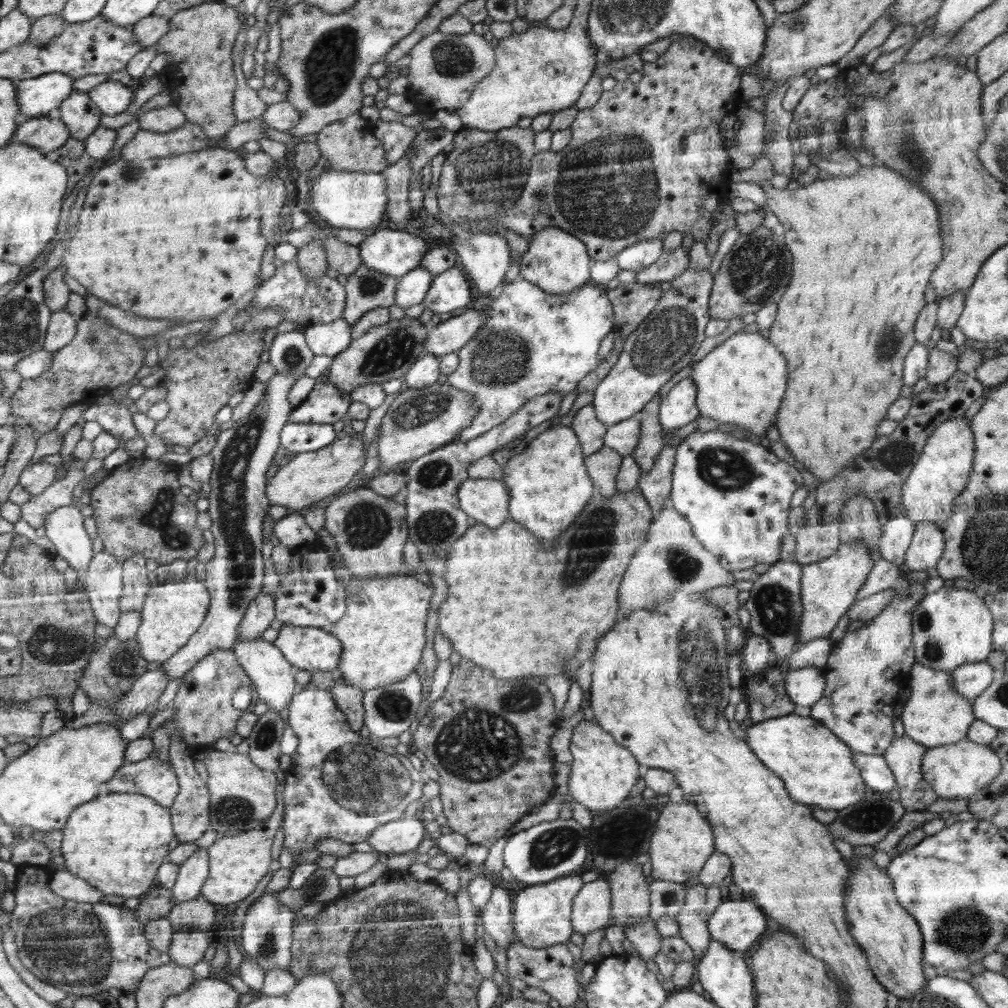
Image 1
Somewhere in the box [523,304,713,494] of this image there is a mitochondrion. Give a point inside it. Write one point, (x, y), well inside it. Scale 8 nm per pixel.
(665, 342)

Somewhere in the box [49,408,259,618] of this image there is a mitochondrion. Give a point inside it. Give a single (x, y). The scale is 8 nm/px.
(159, 515)

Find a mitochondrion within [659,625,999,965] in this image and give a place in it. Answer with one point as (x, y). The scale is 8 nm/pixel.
(963, 930)

